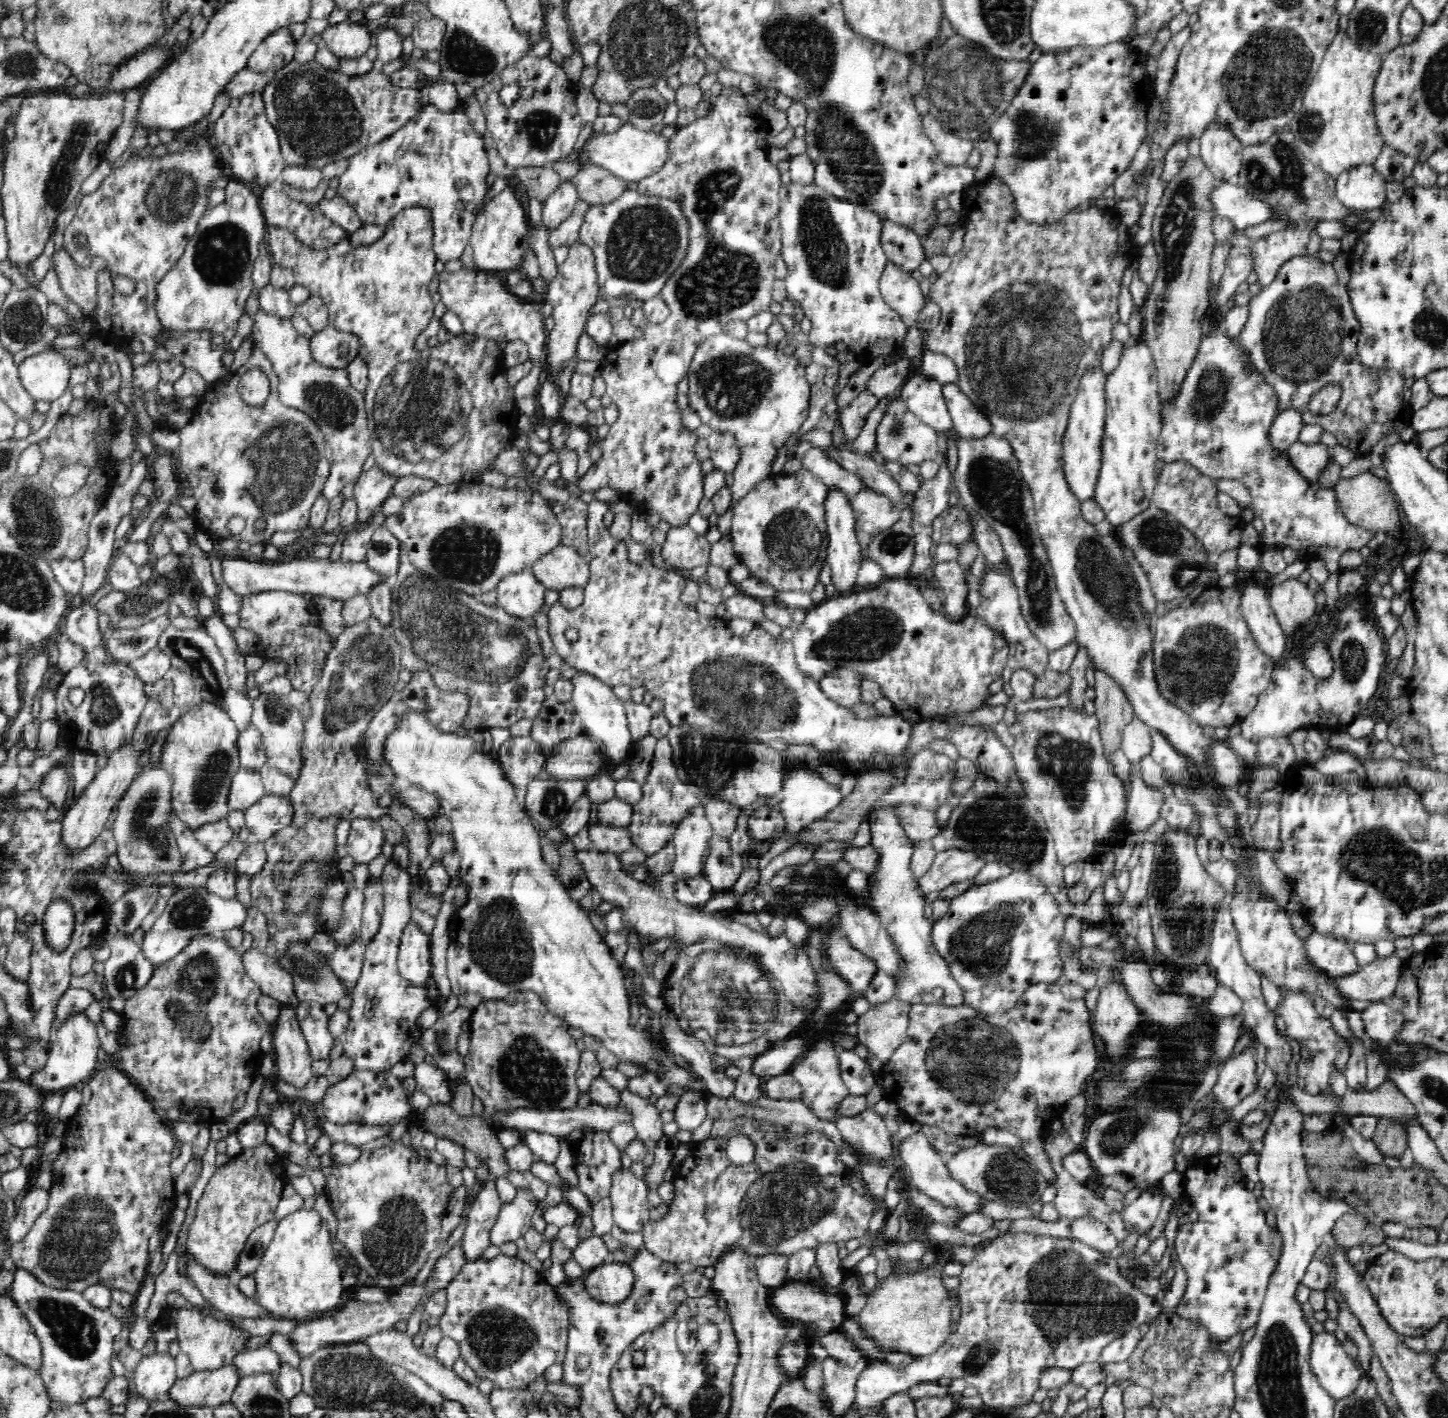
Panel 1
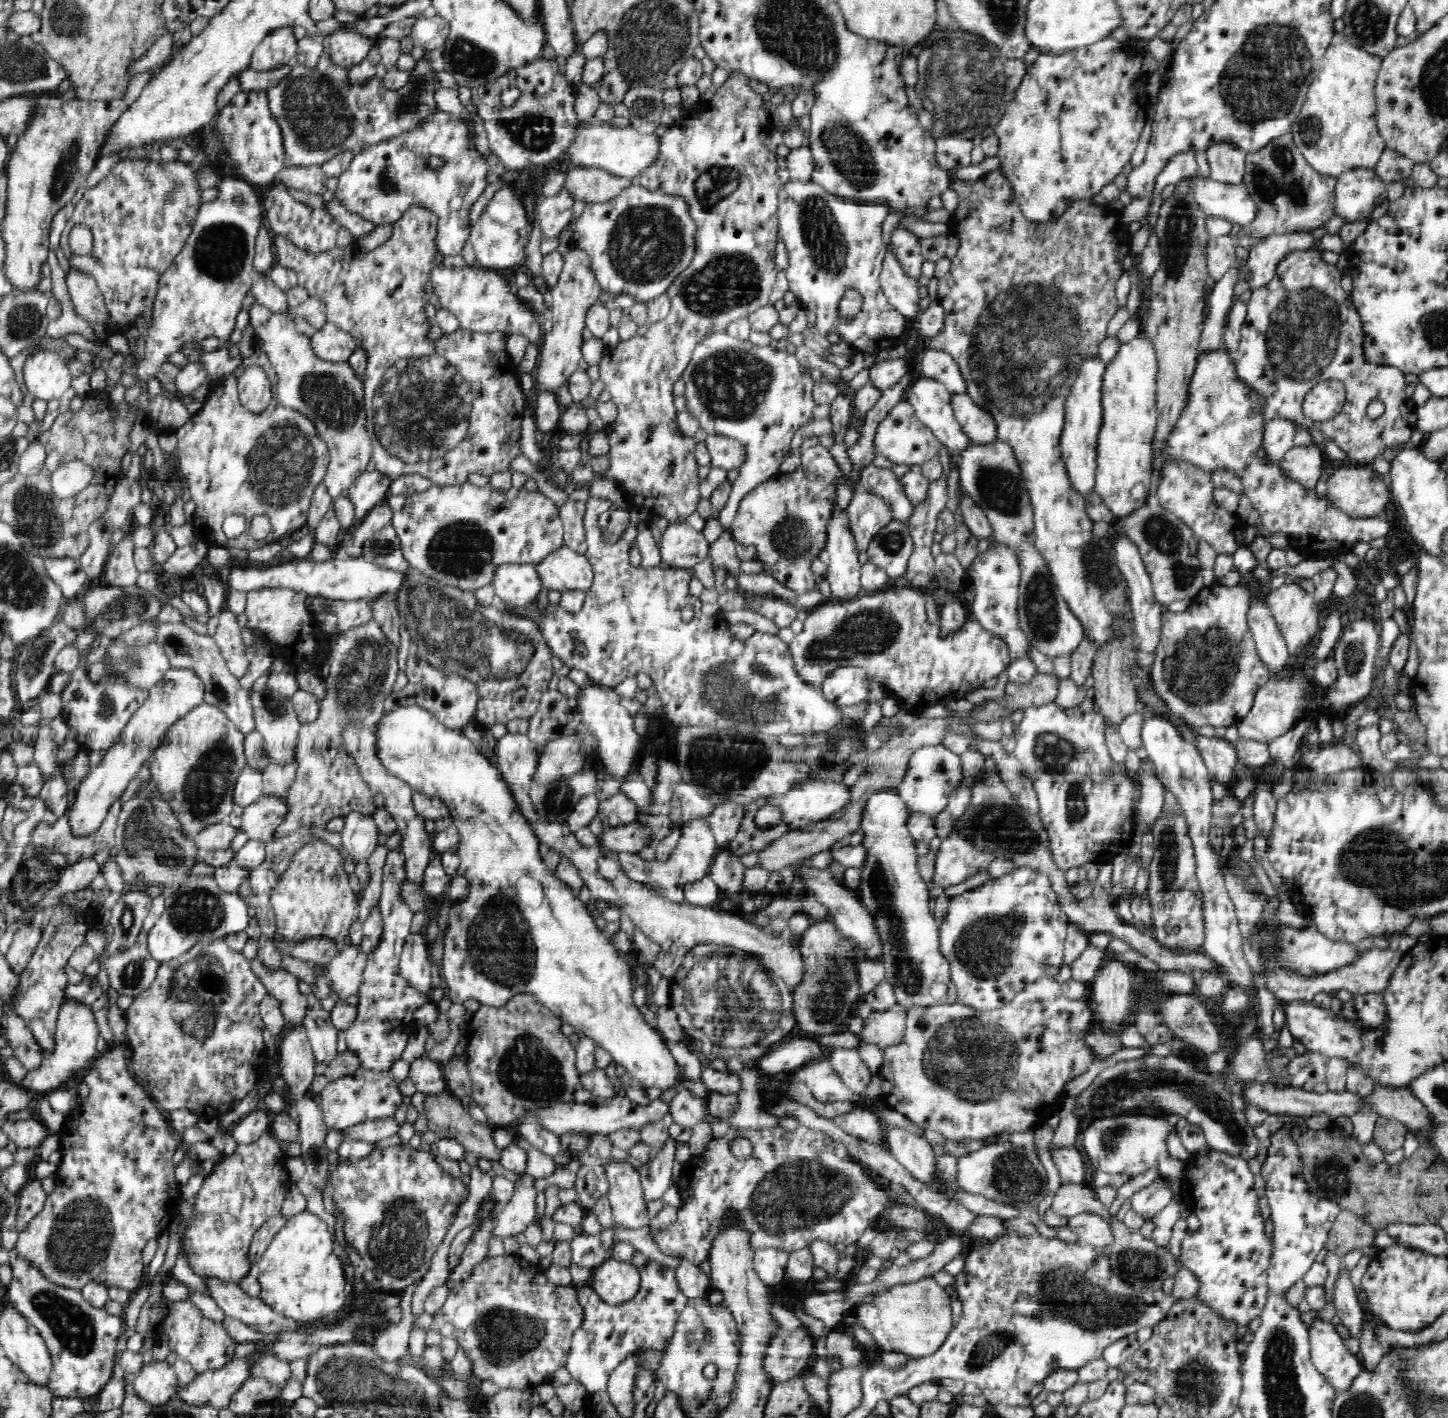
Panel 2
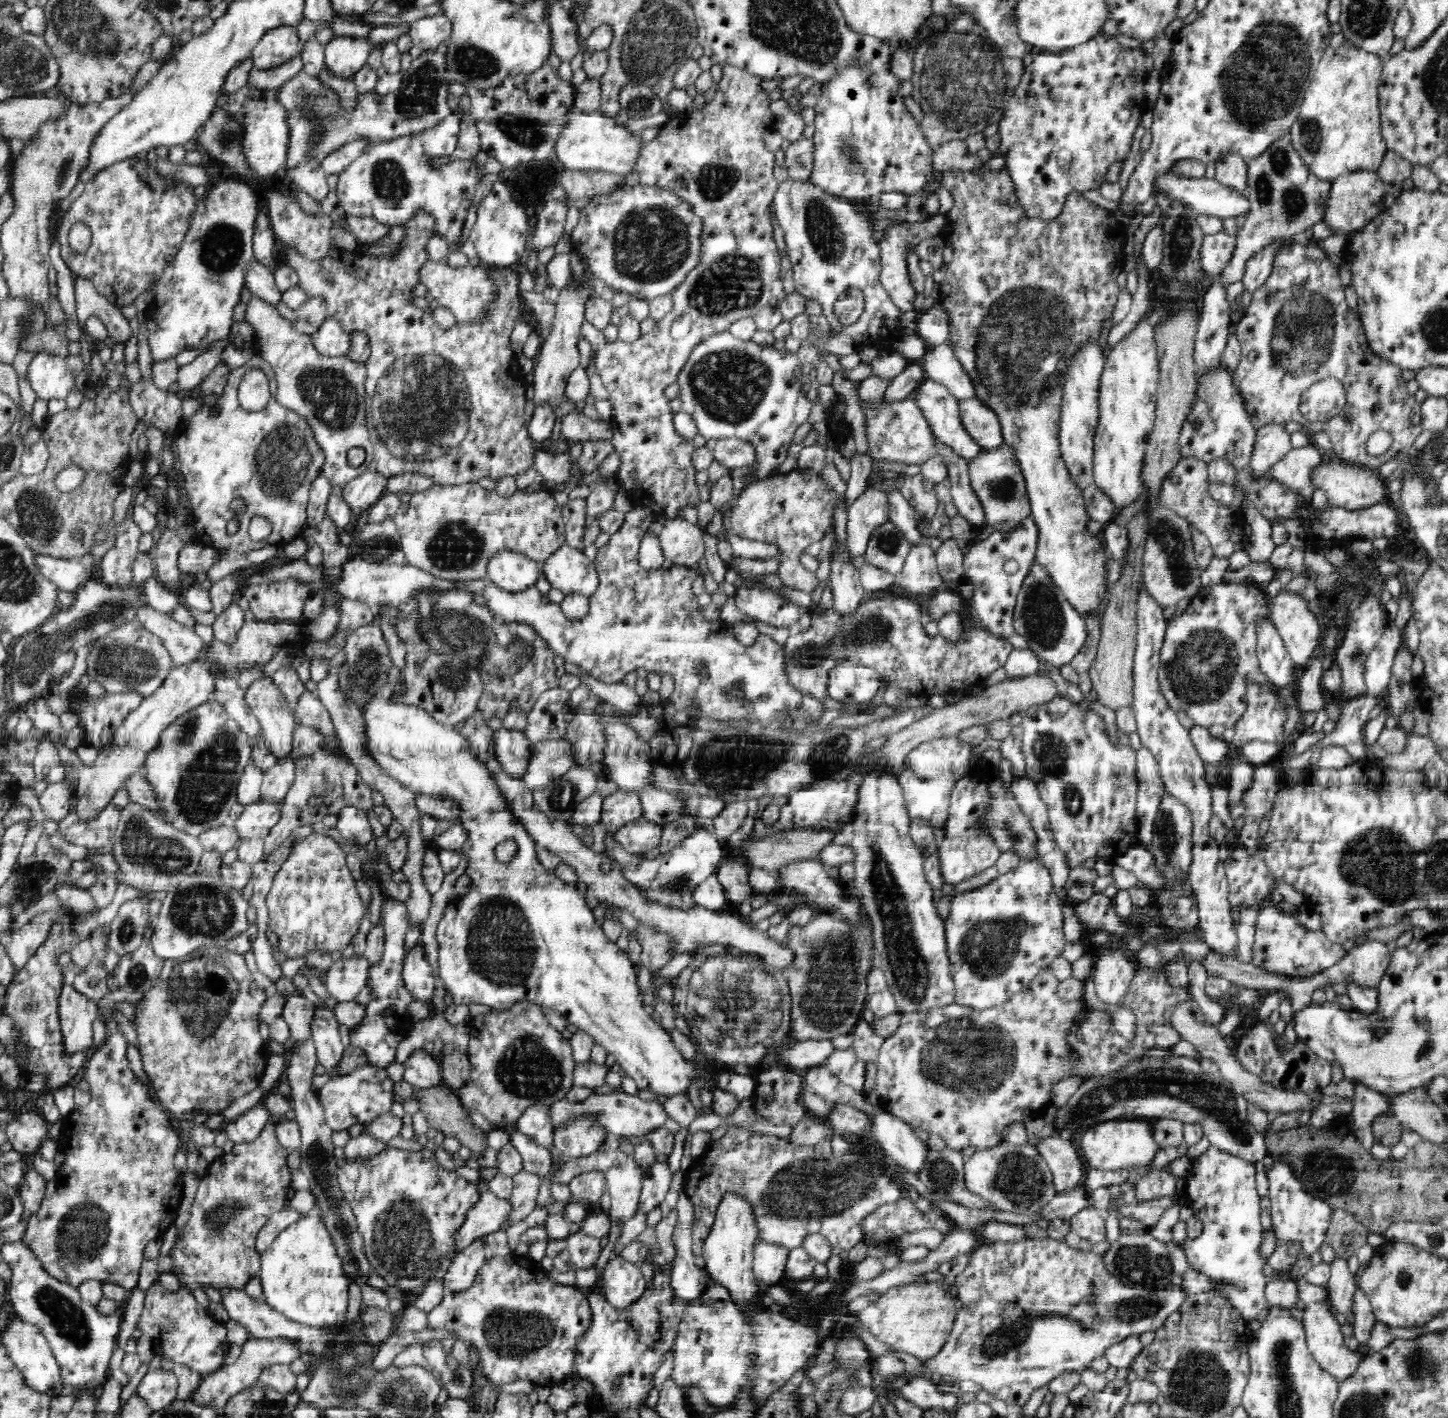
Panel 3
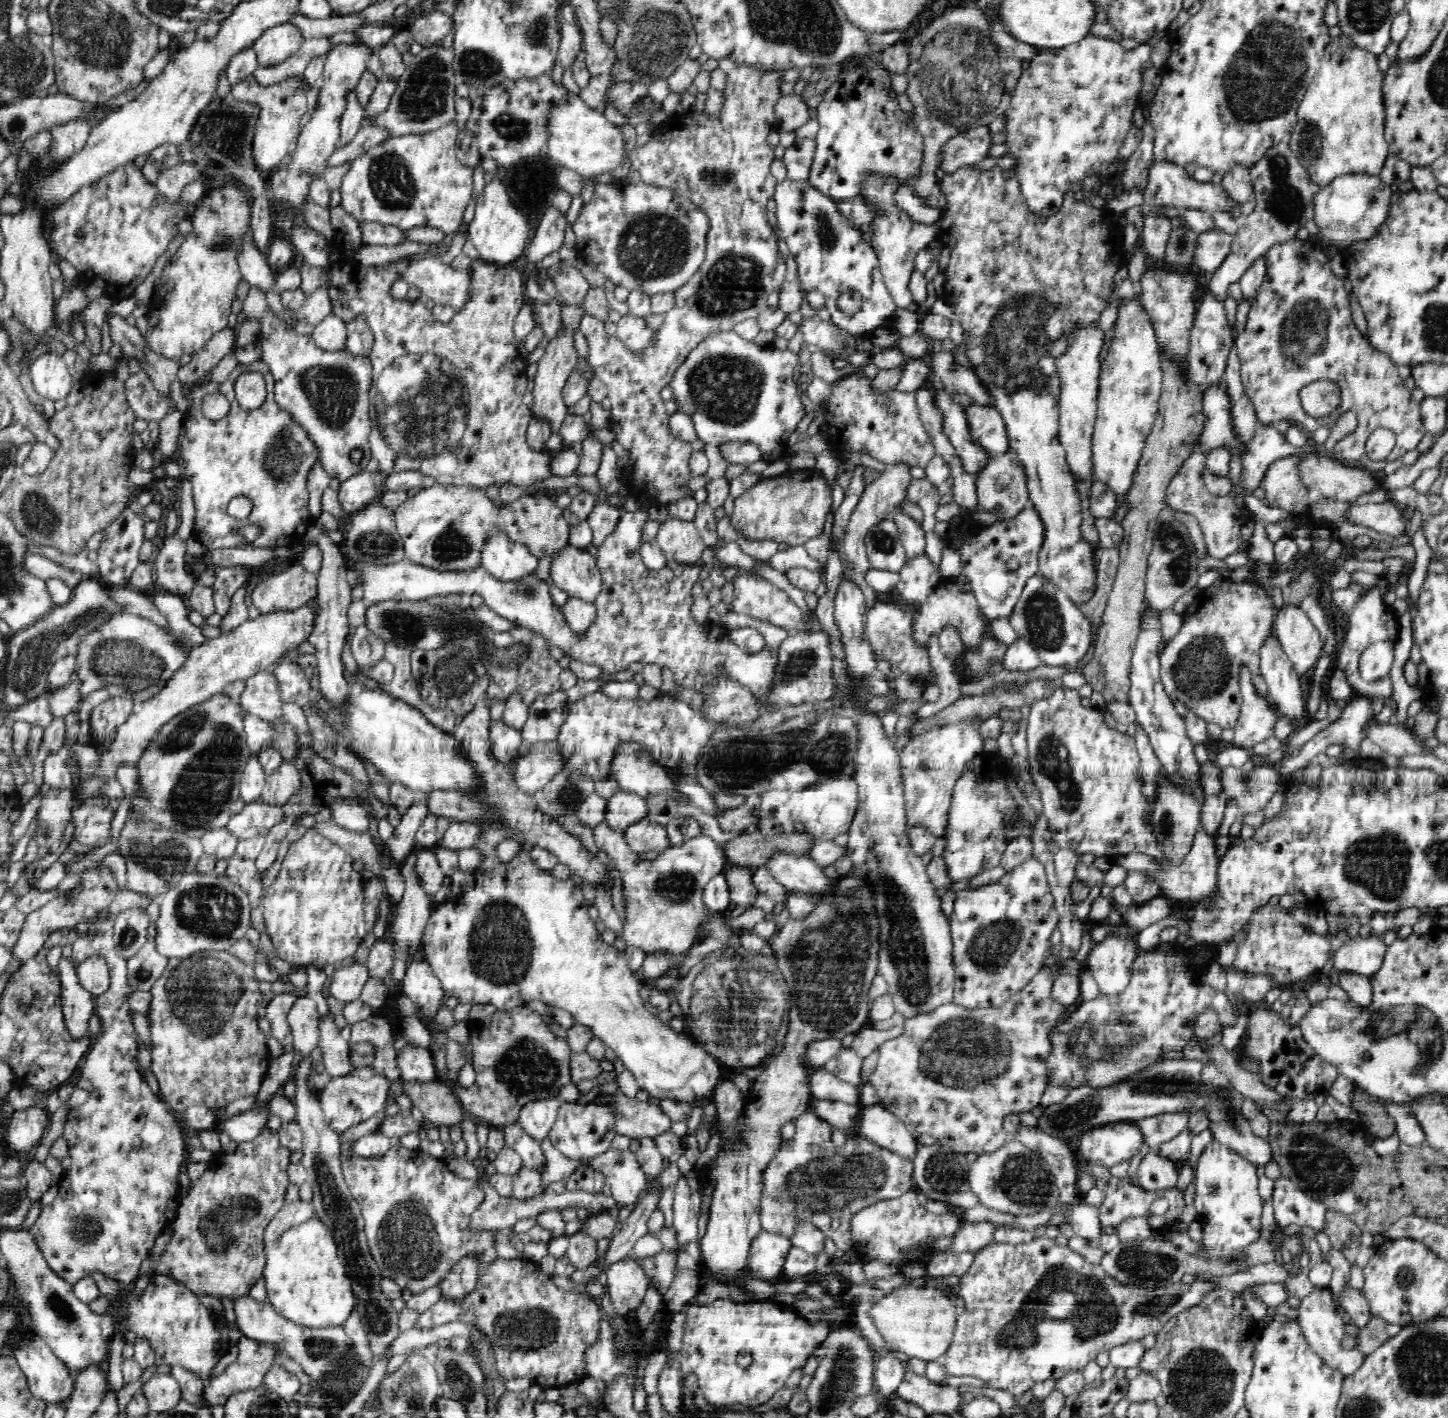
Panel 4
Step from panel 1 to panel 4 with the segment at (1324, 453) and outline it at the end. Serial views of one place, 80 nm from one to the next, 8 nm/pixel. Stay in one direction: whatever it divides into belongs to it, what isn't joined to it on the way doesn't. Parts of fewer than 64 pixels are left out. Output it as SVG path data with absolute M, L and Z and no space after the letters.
M1308 454L1276 460L1264 474L1263 482L1266 498L1264 503L1272 508L1280 508L1292 515L1308 511L1309 490L1304 488L1299 477L1296 462Z

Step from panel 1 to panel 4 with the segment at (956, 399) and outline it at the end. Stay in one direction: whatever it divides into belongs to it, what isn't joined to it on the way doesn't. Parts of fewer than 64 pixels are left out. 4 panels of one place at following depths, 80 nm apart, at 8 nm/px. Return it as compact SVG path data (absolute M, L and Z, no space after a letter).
M976 405L968 408L970 435L985 449L988 456L1004 456L1010 448L1006 422L996 408Z

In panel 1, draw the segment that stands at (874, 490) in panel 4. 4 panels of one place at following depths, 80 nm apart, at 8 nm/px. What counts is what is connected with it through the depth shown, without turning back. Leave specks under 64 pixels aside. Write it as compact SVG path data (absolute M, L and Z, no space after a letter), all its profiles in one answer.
M867 489L852 498L851 508L855 513L856 536L862 549L867 548L874 536L905 518L893 513L886 497Z

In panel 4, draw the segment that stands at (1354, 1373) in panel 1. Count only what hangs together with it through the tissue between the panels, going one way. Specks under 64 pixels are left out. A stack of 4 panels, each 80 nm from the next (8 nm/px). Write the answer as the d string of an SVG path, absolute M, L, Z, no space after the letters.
M1314 1287L1307 1296L1301 1299L1296 1320L1301 1326L1301 1331L1305 1336L1309 1348L1324 1361L1324 1364L1332 1369L1340 1371L1344 1376L1350 1376L1355 1373L1364 1363L1365 1354L1360 1352L1358 1348L1344 1349L1342 1340L1344 1338L1345 1323L1341 1317L1341 1309L1333 1298L1333 1294L1328 1288Z

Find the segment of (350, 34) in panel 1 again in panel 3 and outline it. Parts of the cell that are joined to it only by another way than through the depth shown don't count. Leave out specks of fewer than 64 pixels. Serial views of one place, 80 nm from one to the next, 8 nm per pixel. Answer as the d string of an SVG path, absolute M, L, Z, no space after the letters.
M337 36L325 46L325 65L339 78L354 78L370 56L374 45L368 38Z

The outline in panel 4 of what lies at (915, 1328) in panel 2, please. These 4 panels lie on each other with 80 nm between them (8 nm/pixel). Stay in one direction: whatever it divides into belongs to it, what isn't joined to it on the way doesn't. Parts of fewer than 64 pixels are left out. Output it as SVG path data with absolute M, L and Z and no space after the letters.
M902 1285L893 1289L870 1307L869 1317L890 1348L903 1352L906 1357L920 1358L926 1362L940 1361L945 1356L957 1321L954 1299L948 1291L934 1286Z

